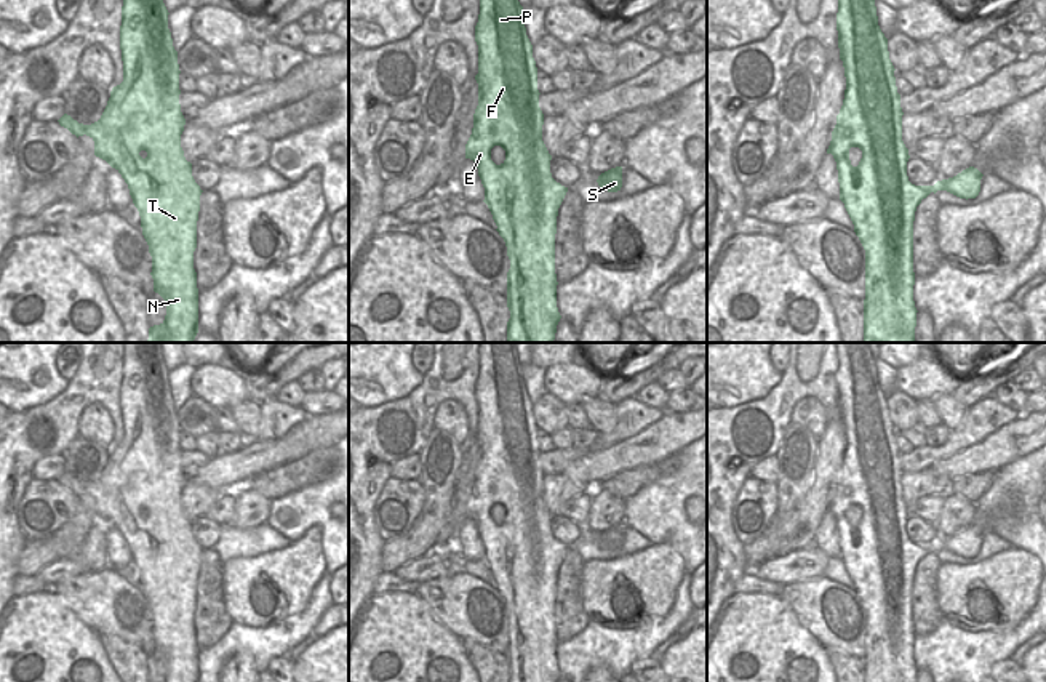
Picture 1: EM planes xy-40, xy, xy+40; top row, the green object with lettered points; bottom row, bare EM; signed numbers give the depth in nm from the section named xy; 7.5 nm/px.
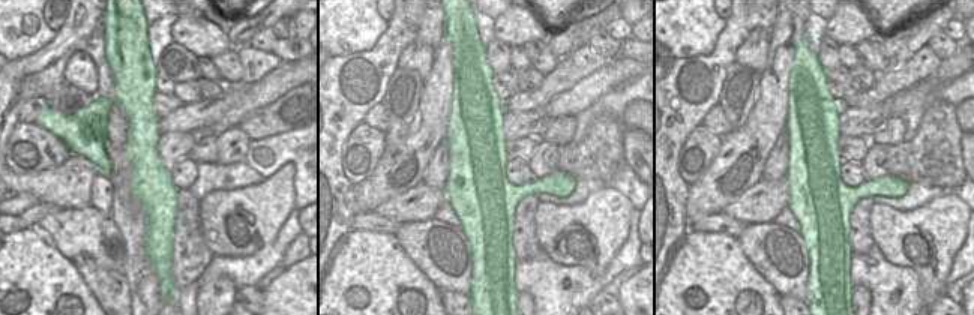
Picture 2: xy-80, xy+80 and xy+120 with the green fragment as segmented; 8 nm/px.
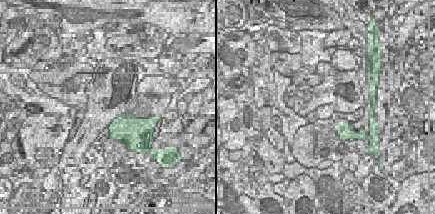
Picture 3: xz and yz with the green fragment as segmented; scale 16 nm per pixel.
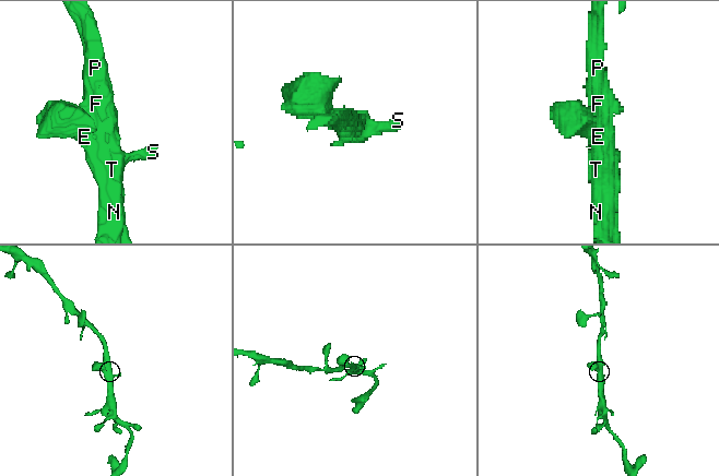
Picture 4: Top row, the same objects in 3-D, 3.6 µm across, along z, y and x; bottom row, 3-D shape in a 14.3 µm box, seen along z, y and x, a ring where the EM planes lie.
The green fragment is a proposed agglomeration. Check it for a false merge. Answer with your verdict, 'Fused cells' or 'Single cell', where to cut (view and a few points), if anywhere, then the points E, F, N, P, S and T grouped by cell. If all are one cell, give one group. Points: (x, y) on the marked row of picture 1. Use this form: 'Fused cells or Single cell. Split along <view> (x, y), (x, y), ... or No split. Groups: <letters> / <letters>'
Single cell. No split. Groups: E F N P S T.

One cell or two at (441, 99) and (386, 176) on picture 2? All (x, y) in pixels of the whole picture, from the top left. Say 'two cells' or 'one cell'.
one cell

